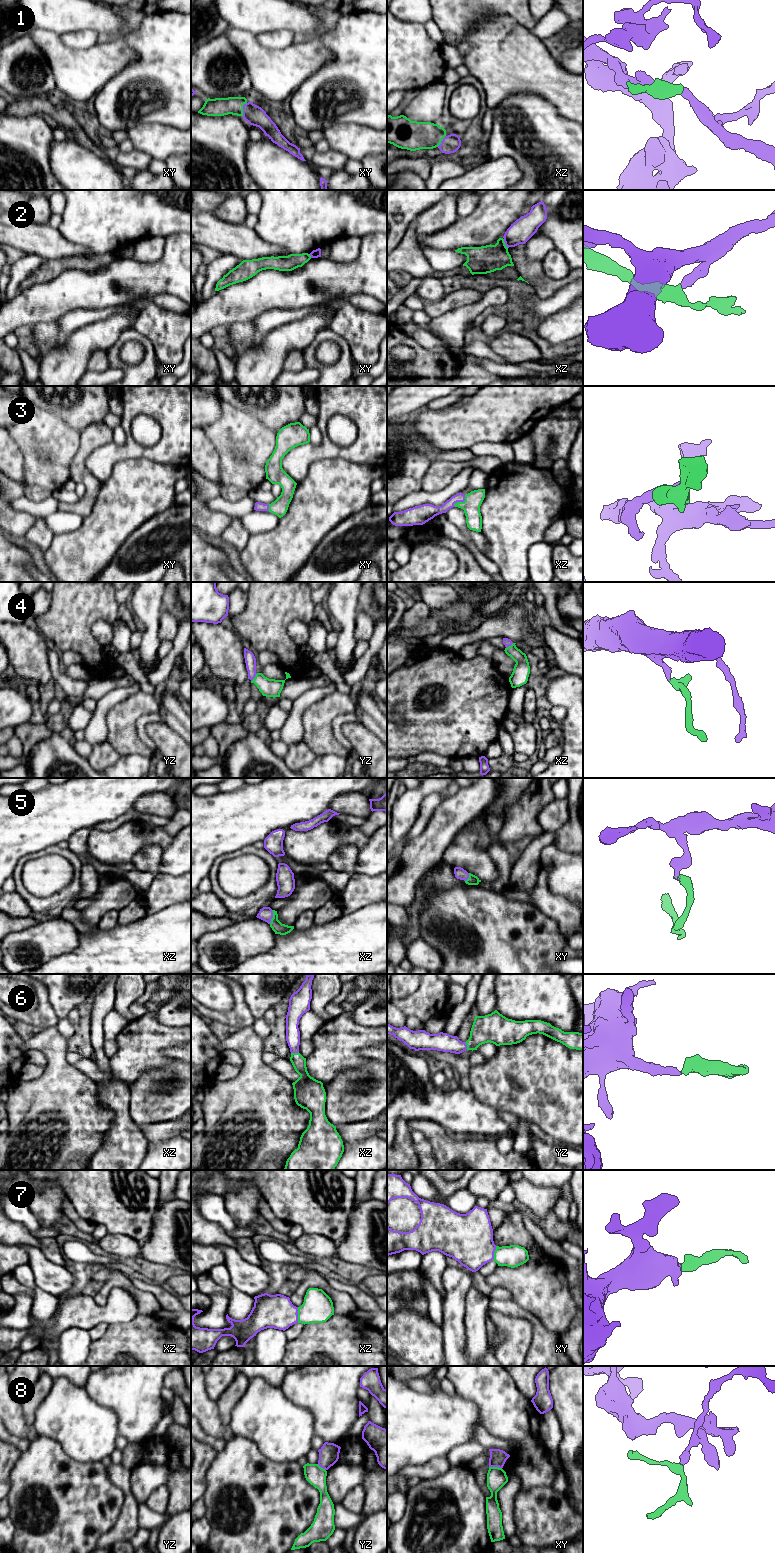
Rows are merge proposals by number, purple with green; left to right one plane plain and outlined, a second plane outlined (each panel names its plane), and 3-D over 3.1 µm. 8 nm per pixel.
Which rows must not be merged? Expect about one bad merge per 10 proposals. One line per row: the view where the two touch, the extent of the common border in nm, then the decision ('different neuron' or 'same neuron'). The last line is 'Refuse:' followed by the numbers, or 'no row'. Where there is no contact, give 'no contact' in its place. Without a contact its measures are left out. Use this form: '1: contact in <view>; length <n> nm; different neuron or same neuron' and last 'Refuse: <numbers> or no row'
1: contact in xy; length 120 nm; same neuron
2: contact in xz; length 80 nm; different neuron
3: contact in xz; length 130 nm; same neuron
4: contact in yz; length 90 nm; same neuron
5: contact in xz; length 110 nm; same neuron
6: contact in xz; length 70 nm; same neuron
7: contact in xz; length 130 nm; same neuron
8: contact in xy; length 110 nm; different neuron
Refuse: 2, 8

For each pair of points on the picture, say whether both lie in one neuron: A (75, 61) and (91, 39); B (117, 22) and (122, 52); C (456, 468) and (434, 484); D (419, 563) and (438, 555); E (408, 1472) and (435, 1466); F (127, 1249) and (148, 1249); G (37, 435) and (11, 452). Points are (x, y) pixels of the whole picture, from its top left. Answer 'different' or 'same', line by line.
A: different
B: different
C: same
D: same
E: same
F: different
G: different

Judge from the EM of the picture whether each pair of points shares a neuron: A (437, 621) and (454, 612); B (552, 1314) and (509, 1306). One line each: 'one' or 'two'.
A: one
B: two

